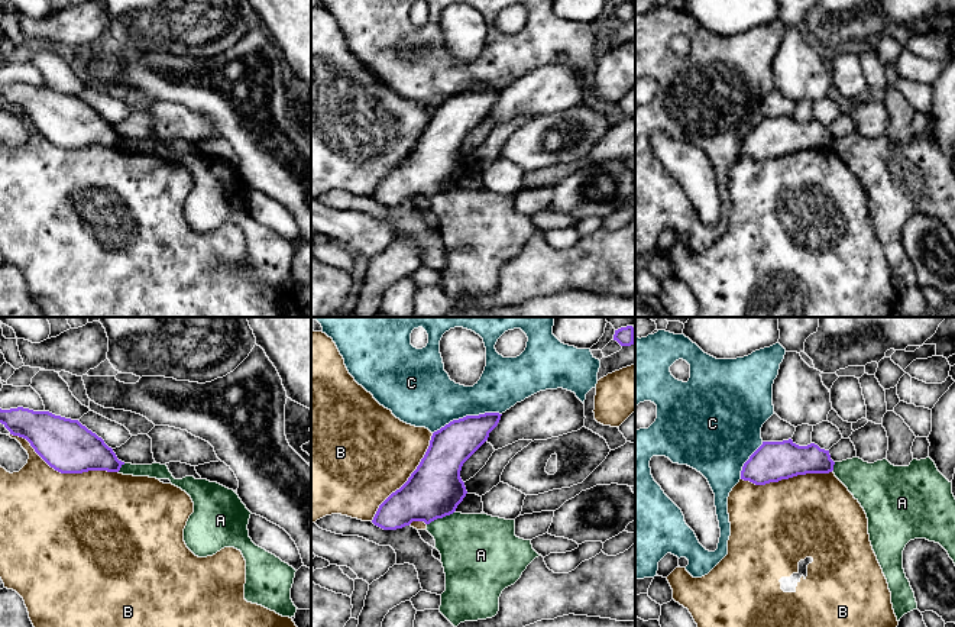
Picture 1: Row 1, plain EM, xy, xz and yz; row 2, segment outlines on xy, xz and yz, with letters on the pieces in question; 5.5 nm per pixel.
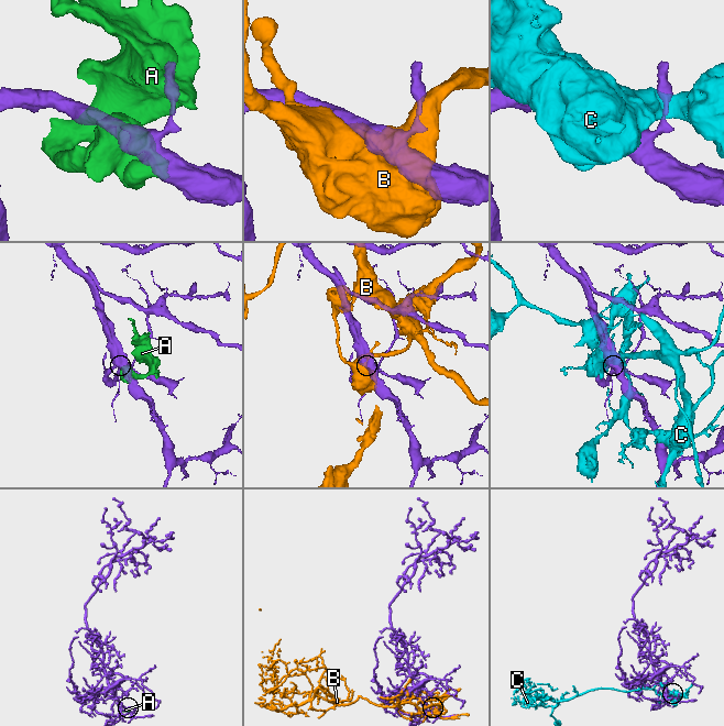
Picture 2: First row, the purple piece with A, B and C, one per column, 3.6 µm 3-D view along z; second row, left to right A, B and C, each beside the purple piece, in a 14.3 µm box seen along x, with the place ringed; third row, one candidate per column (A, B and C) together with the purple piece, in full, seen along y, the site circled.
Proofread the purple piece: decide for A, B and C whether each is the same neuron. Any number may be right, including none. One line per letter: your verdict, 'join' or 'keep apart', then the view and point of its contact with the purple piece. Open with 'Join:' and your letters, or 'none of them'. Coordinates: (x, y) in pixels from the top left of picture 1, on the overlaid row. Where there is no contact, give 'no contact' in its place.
Join: none of them
A: keep apart; contact xz (440, 517)
B: keep apart; contact xy (62, 472)
C: keep apart; contact xz (466, 416)

